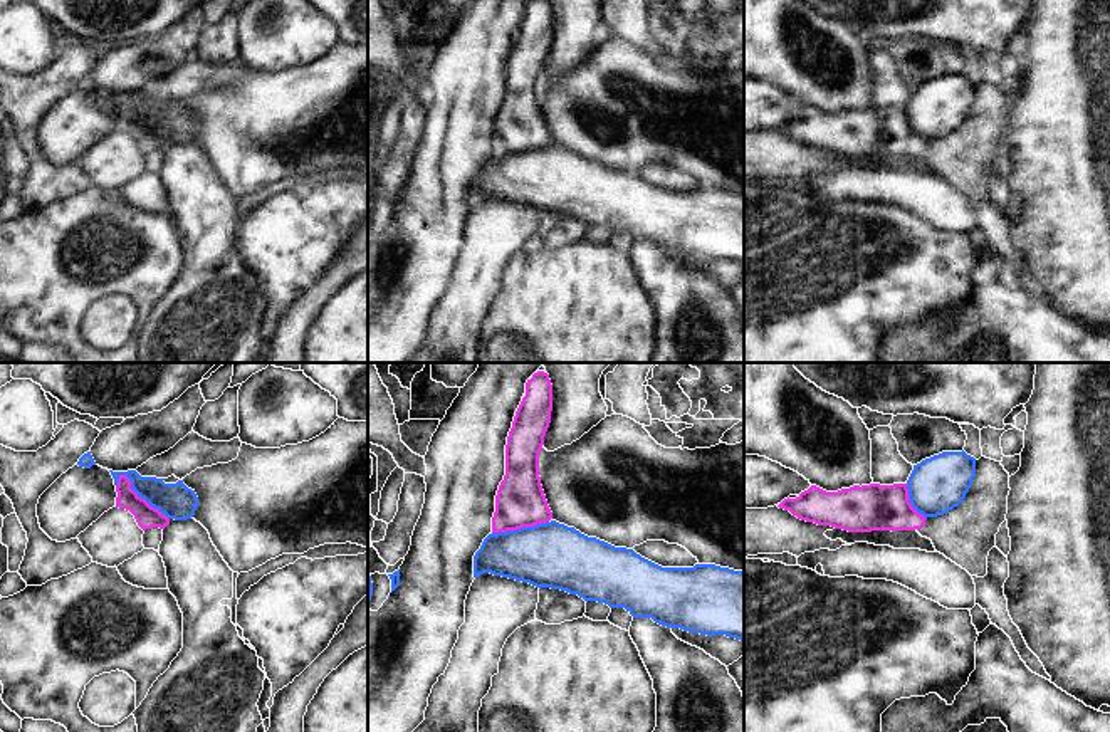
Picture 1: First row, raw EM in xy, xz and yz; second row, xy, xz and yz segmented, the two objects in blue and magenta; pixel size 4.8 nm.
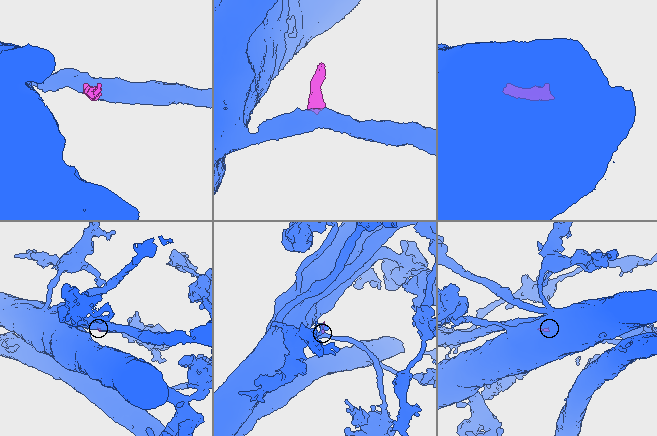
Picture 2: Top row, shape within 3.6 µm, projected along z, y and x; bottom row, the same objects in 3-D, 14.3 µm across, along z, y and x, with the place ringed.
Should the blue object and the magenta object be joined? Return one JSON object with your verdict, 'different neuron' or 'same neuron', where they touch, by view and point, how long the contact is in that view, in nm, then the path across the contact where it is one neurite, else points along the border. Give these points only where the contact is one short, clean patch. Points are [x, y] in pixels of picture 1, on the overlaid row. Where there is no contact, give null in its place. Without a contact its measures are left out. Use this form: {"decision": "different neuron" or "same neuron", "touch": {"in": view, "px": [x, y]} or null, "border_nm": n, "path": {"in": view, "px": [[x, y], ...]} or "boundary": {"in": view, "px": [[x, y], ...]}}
{"decision": "different neuron", "touch": {"in": "xy", "px": [141, 497]}, "border_nm": 320, "boundary": {"in": "xy", "px": [[118, 475], [125, 475], [130, 486], [168, 519]]}}

